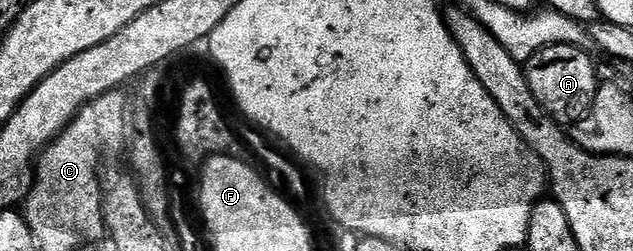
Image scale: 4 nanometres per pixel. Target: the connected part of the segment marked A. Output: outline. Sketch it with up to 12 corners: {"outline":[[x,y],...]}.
{"outline":[[544,47],[528,88],[559,124],[582,121],[600,85],[585,49]]}

